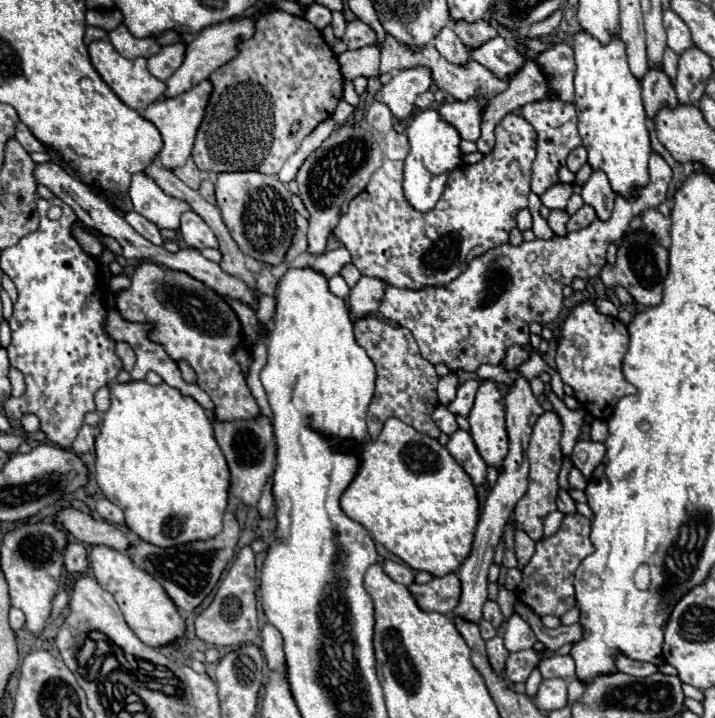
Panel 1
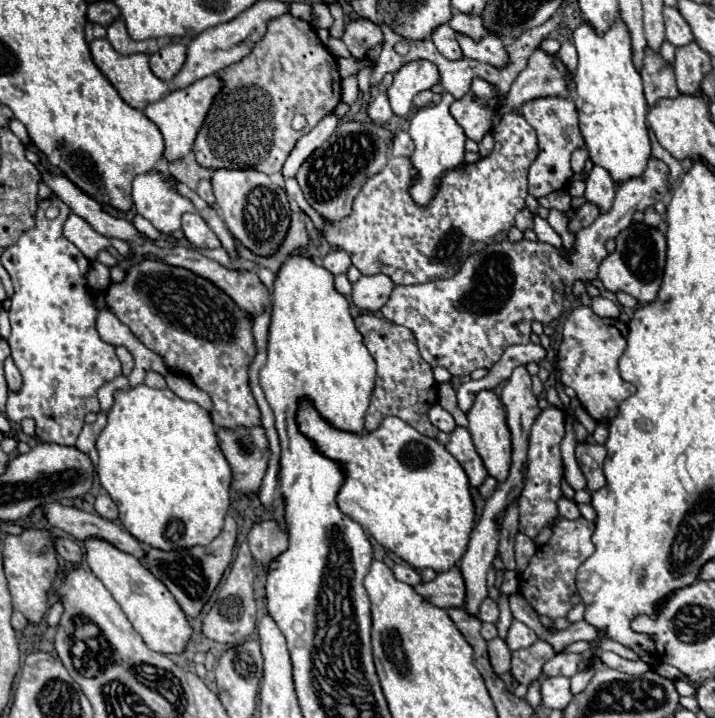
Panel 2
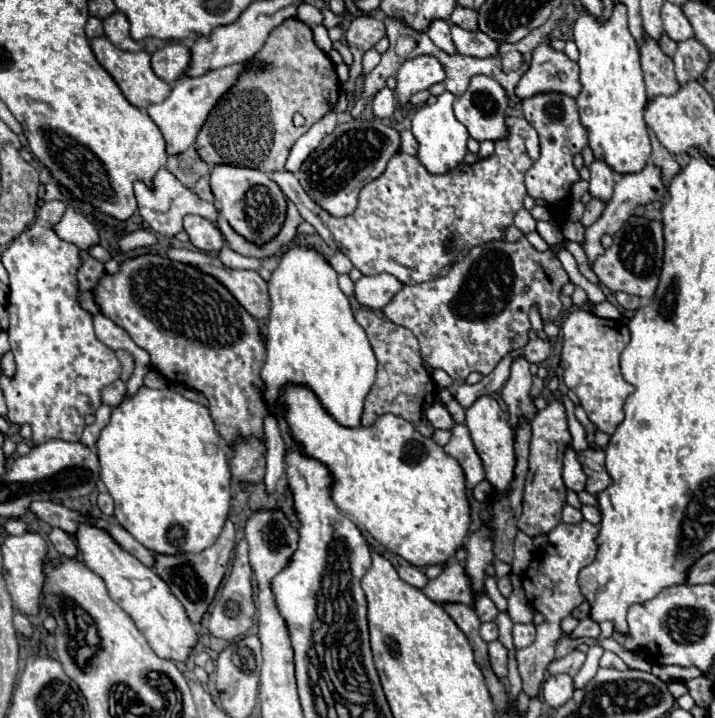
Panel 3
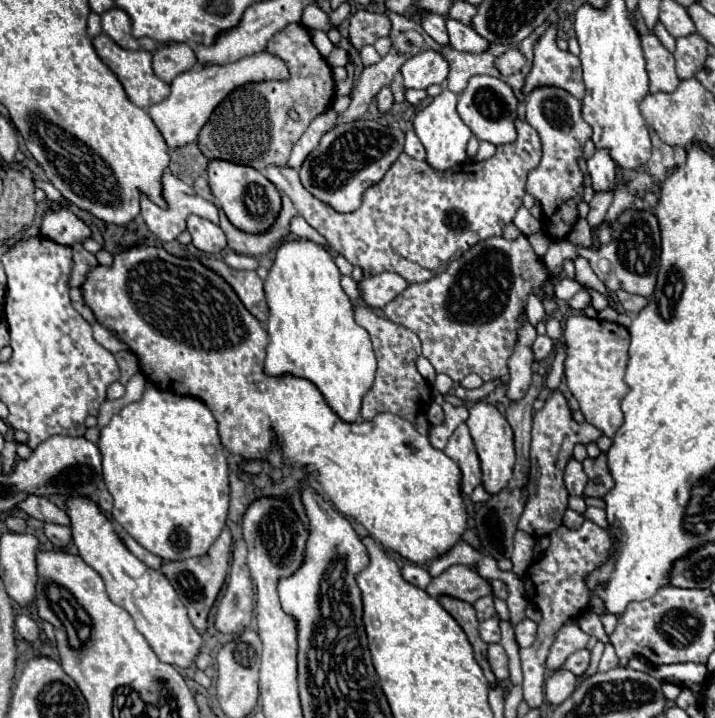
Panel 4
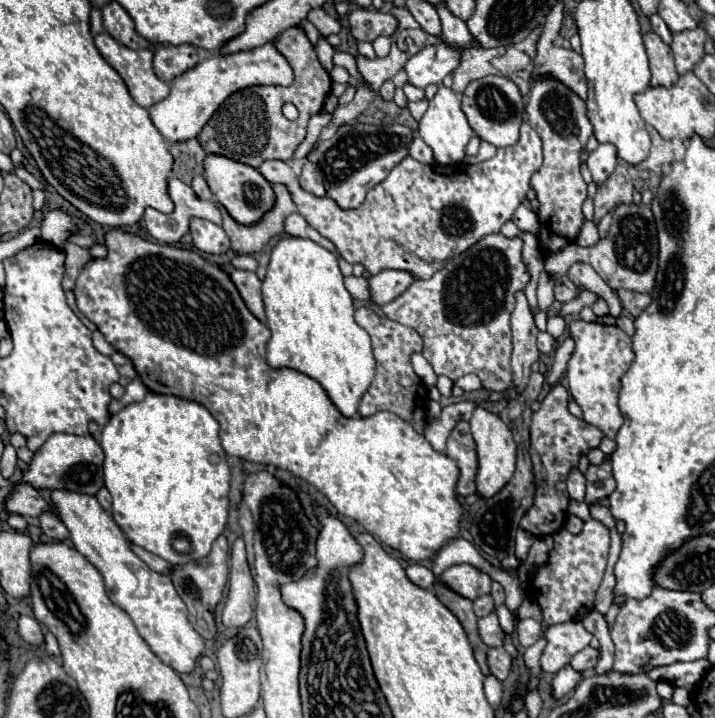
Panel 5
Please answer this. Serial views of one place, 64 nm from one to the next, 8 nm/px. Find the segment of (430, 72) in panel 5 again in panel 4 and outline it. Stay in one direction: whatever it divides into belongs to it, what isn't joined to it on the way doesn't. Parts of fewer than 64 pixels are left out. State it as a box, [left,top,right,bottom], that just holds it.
[402,50,450,88]

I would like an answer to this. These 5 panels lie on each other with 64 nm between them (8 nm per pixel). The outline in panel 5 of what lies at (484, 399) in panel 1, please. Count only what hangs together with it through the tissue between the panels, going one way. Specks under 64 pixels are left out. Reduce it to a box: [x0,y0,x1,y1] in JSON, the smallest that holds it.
[470,408,516,498]

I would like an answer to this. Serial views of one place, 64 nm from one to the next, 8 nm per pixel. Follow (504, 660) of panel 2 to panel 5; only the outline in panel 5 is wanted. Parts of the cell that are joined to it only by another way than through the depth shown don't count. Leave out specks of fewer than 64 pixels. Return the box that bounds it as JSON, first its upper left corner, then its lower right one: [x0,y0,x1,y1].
[488,648,512,682]

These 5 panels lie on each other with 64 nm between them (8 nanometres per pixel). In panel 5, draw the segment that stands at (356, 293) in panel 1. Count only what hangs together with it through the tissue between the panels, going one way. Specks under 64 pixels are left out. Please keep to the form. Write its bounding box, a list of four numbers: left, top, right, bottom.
[368,270,414,306]

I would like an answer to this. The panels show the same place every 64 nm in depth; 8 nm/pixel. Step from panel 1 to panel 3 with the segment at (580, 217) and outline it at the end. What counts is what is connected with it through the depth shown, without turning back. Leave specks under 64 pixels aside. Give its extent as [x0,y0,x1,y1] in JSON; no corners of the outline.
[580,198,606,228]

